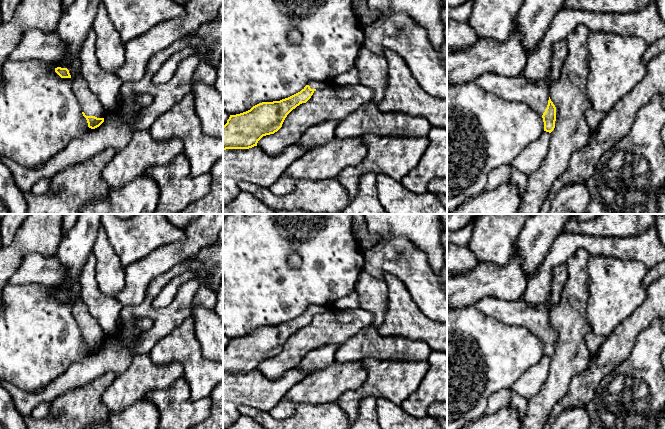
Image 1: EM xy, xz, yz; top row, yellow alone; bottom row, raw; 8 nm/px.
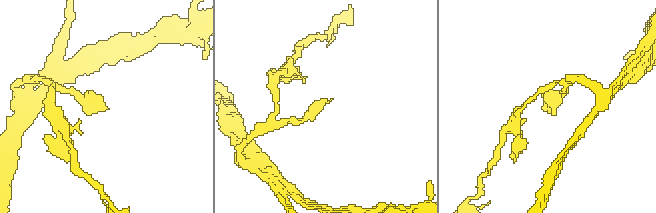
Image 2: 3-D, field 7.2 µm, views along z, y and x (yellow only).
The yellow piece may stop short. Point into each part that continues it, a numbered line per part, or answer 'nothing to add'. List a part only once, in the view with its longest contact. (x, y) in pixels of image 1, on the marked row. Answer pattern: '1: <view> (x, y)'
1: xy (90, 105)

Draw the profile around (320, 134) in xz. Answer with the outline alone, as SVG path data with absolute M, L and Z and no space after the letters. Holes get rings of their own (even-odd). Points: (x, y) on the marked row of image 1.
M325 121L308 129L296 145L305 149L324 145L335 137L335 130L339 121Z

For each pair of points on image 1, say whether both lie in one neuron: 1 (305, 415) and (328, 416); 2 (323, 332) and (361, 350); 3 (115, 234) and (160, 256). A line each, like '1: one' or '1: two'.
1: one
2: two
3: two

